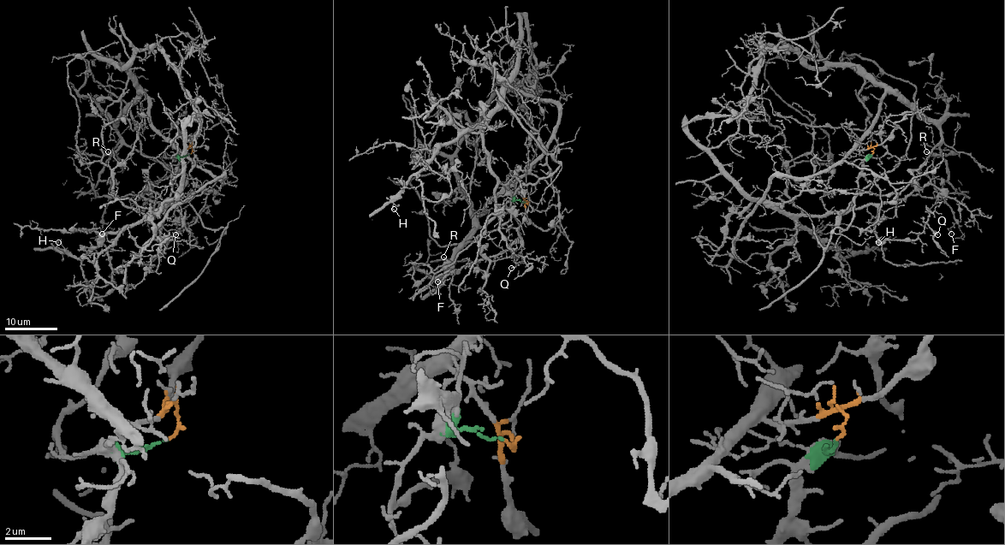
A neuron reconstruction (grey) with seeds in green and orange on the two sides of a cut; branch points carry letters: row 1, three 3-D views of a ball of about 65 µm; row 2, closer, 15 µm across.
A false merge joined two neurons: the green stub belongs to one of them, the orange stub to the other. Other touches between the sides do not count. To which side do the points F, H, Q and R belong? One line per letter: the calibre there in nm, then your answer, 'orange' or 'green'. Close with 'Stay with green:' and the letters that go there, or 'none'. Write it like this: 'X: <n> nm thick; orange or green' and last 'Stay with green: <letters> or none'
F: 110 nm thick; orange
H: 130 nm thick; green
Q: 130 nm thick; green
R: 140 nm thick; orange
Stay with green: H, Q

